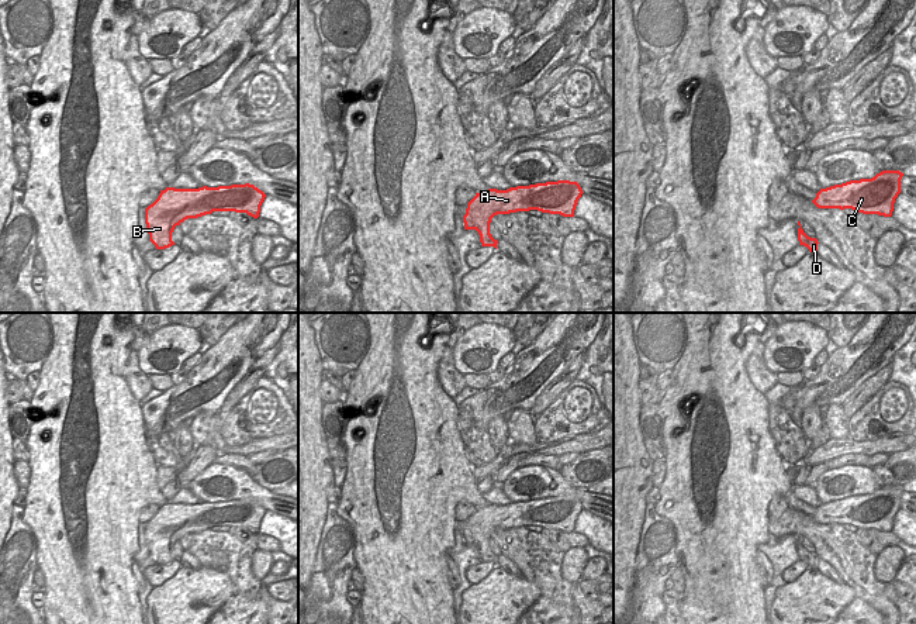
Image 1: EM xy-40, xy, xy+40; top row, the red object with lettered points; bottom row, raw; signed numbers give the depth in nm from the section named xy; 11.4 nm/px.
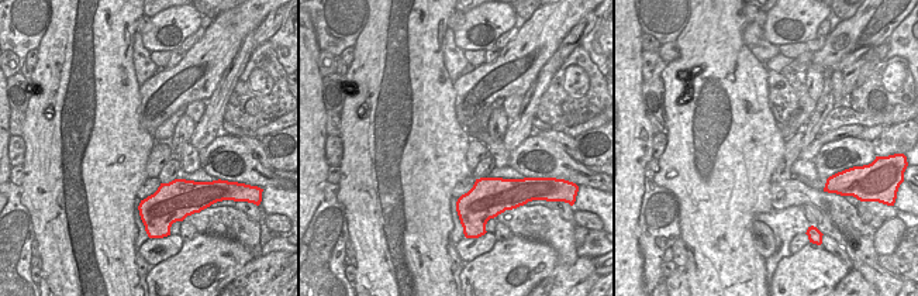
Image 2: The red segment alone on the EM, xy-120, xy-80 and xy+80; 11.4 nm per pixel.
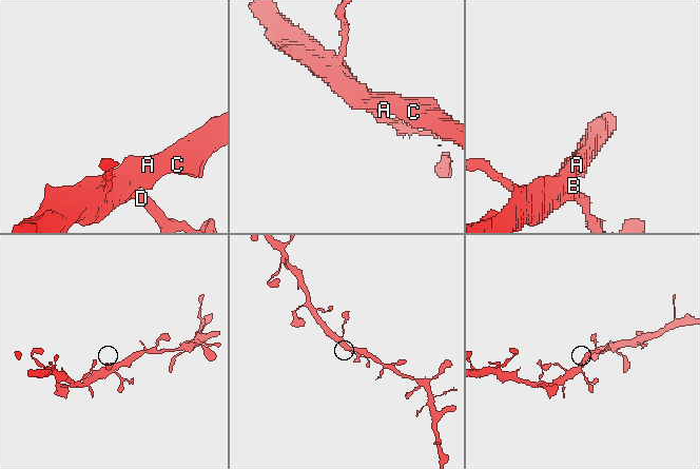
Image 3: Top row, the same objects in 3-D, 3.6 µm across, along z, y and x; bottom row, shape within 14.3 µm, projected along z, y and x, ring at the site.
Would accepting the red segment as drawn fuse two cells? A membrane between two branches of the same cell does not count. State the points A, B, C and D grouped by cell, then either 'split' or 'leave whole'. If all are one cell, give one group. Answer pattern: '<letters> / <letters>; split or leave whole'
A B C D; leave whole

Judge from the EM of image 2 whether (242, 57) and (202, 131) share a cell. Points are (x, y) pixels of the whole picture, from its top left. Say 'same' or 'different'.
same

